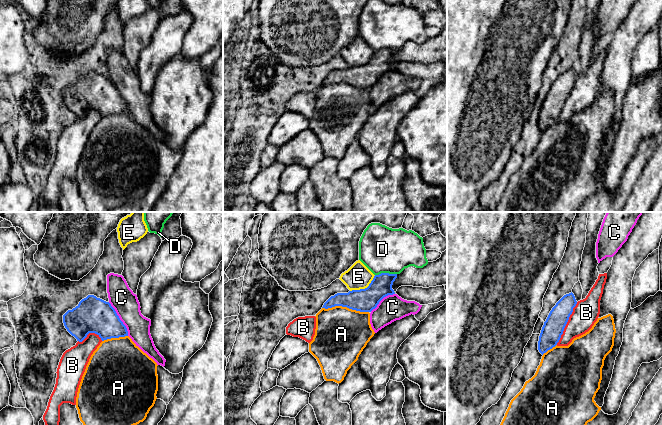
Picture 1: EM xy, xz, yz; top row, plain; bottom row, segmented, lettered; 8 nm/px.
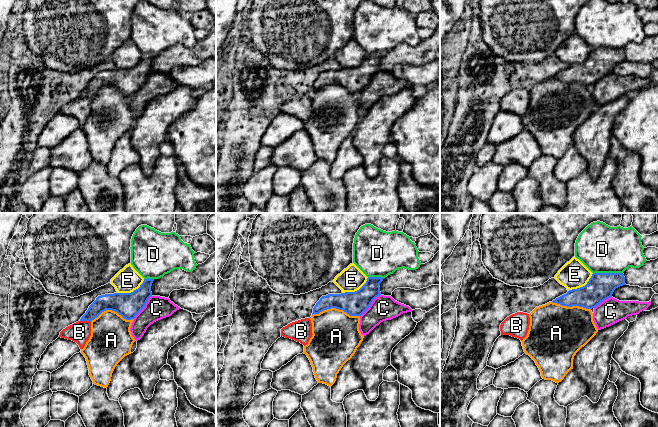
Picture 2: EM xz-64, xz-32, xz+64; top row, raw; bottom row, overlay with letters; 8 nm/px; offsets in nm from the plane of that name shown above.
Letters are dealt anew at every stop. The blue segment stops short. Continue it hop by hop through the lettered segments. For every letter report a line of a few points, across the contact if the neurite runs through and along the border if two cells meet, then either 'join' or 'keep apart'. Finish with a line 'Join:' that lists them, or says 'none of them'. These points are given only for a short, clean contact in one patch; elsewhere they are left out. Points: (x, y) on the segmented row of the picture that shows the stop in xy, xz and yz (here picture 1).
A: keep apart
B: keep apart
C: keep apart
D: keep apart
E: keep apart
Join: none of them

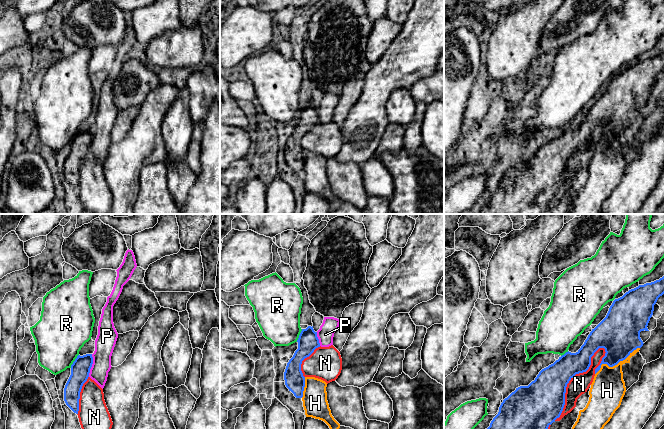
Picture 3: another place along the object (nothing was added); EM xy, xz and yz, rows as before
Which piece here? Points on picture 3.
H: keep apart
N: keep apart
P: keep apart
R: keep apart
Join: none of them

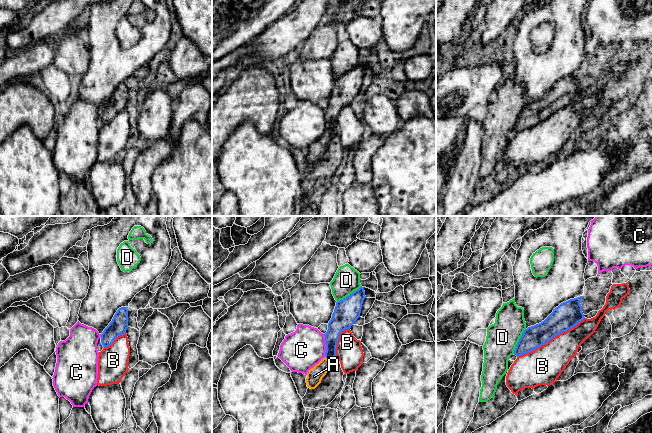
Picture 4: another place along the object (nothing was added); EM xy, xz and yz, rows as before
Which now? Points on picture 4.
A: line xz (335, 328), (328, 358), (314, 376); join
B: keep apart
C: line xz (323, 334), (325, 356); keep apart
D: line yz (525, 328), (513, 353); keep apart
Join: A

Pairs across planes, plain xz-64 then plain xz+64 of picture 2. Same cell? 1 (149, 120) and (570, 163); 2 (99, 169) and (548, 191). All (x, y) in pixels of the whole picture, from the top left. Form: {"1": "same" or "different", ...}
{"1": "same", "2": "same"}

